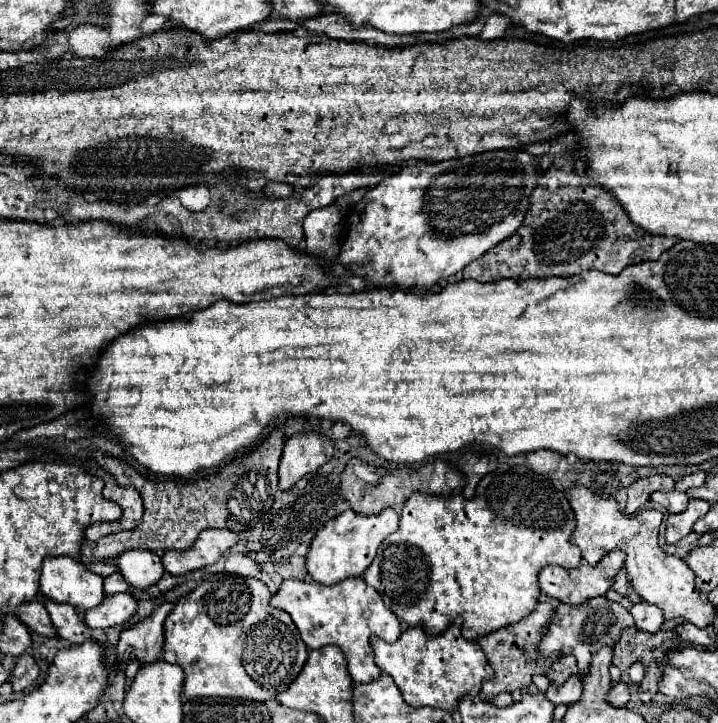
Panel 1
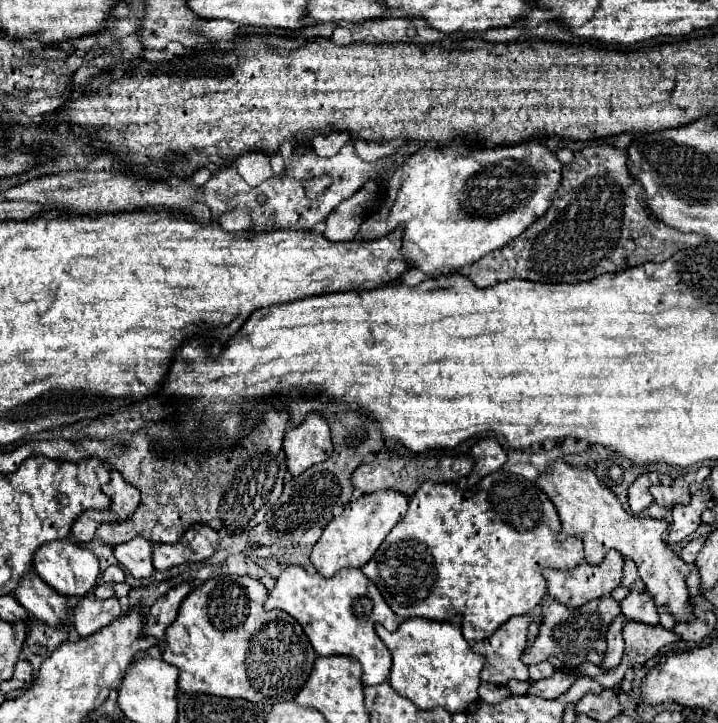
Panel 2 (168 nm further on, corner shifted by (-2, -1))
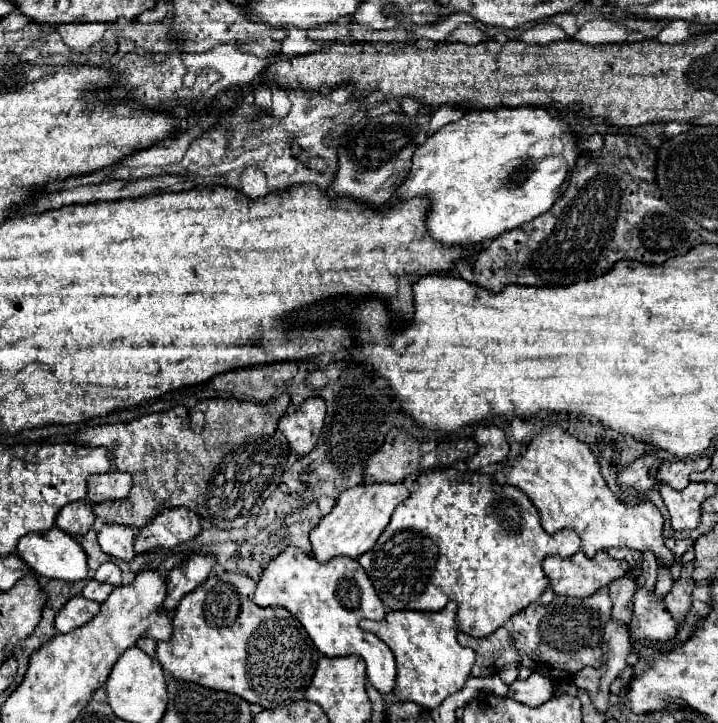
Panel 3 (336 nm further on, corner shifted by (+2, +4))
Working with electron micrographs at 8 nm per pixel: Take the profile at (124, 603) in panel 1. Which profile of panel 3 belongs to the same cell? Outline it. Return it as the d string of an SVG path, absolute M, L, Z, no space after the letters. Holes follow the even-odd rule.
M75 596L71 598L63 608L61 612L57 614L55 618L55 628L63 634L87 624L89 620L93 620L99 612L101 604L99 602L93 602L93 600L85 600L85 596Z

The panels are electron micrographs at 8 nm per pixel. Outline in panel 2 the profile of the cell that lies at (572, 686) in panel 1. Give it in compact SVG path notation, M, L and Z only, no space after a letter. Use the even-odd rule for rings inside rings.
M555 671L551 677L531 683L527 695L537 695L543 699L557 699L573 685L573 681L575 681L575 675L571 671Z

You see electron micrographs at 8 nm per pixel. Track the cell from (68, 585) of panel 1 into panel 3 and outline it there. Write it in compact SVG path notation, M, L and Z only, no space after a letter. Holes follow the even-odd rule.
M53 526L47 532L23 536L19 540L17 554L25 560L25 564L29 564L29 568L35 574L41 574L45 578L57 578L57 580L65 580L65 582L79 582L79 580L85 580L85 576L89 572L87 554L81 548L81 544L73 536L69 536L67 532L59 530L57 526Z

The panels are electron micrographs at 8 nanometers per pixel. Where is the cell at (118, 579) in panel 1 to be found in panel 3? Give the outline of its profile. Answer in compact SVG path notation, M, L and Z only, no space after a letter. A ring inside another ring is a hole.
M89 580L87 586L83 588L83 596L89 600L97 600L97 602L105 602L107 596L113 592L113 584L105 584L99 580Z

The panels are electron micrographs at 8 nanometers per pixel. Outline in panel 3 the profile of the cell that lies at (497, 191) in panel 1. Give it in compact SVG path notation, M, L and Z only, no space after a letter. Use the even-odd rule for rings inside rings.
M501 108L497 112L469 112L465 114L461 120L457 122L451 122L443 128L439 128L433 136L429 136L421 146L417 146L415 154L413 154L413 164L411 164L411 170L407 172L407 178L403 180L403 184L397 188L395 192L395 200L389 202L389 206L393 206L395 202L403 202L403 200L411 200L415 196L423 196L423 198L429 198L431 200L431 206L429 206L429 212L427 212L427 230L429 230L429 236L437 242L441 242L443 246L483 246L491 240L495 240L501 232L509 232L509 230L515 230L519 226L523 226L525 222L531 222L533 218L541 216L543 212L549 210L549 206L553 206L553 202L557 200L557 196L561 196L561 190L563 188L561 184L567 180L569 172L573 170L573 164L577 160L577 144L575 144L575 136L569 132L567 124L561 122L559 118L551 118L548 111L545 108Z

